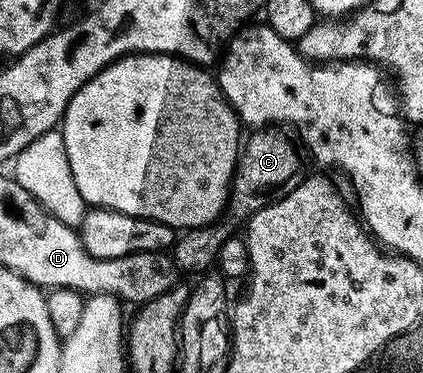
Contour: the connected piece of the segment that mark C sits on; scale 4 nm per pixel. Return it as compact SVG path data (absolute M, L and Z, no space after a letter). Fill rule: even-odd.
M262 127L253 130L249 139L245 140L241 150L238 170L233 173L229 199L225 206L224 220L232 227L240 228L270 199L267 189L291 186L298 178L300 157L295 145L279 128Z

